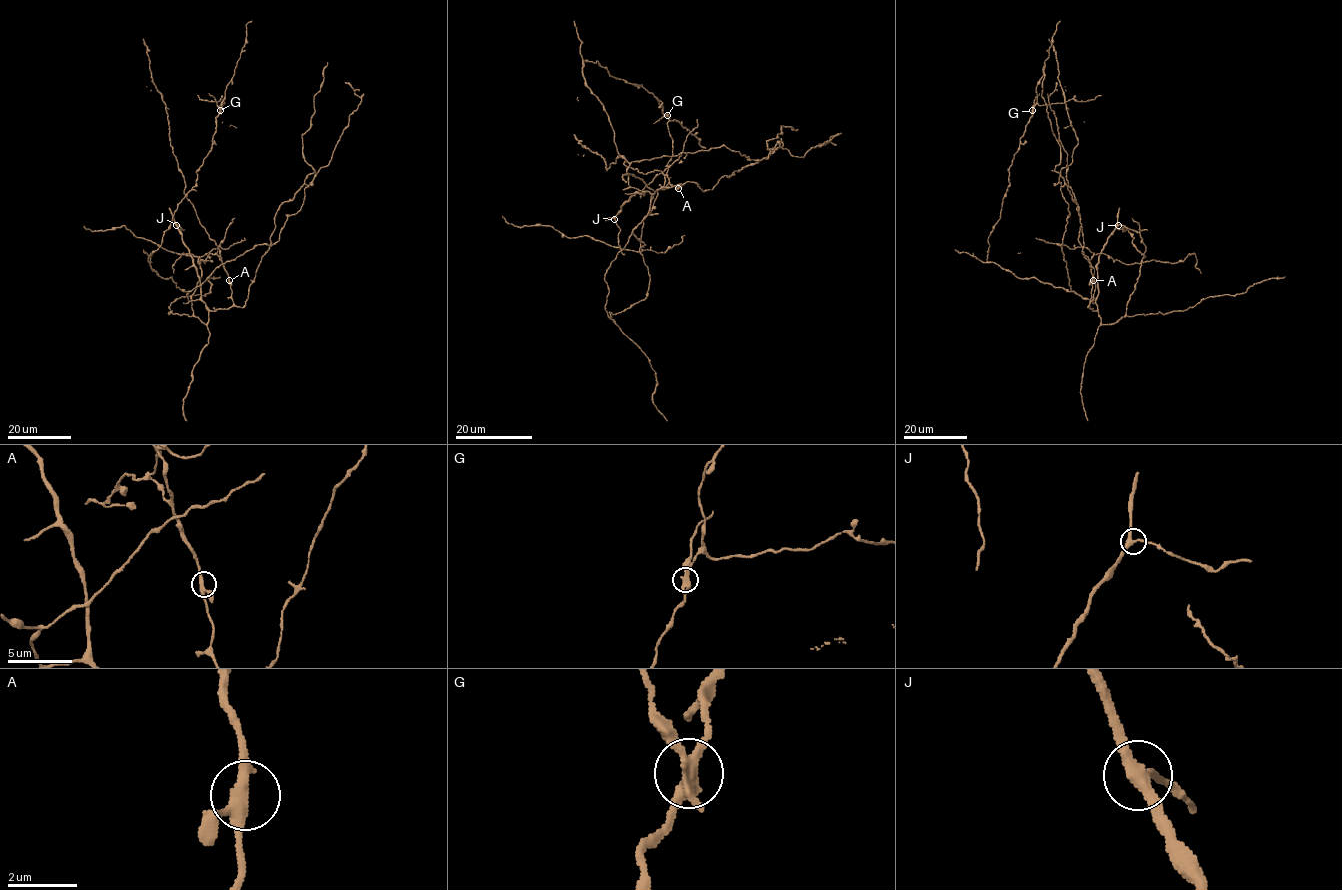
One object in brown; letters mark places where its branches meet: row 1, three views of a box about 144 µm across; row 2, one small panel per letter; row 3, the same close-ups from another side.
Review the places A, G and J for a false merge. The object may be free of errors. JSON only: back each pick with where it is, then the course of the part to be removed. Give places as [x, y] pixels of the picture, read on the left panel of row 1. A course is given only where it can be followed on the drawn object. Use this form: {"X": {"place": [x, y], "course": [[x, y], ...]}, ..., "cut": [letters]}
{"G": {"place": [220, 110], "course": [[220, 110], [215, 98], [209, 93]]}, "cut": ["G"]}

